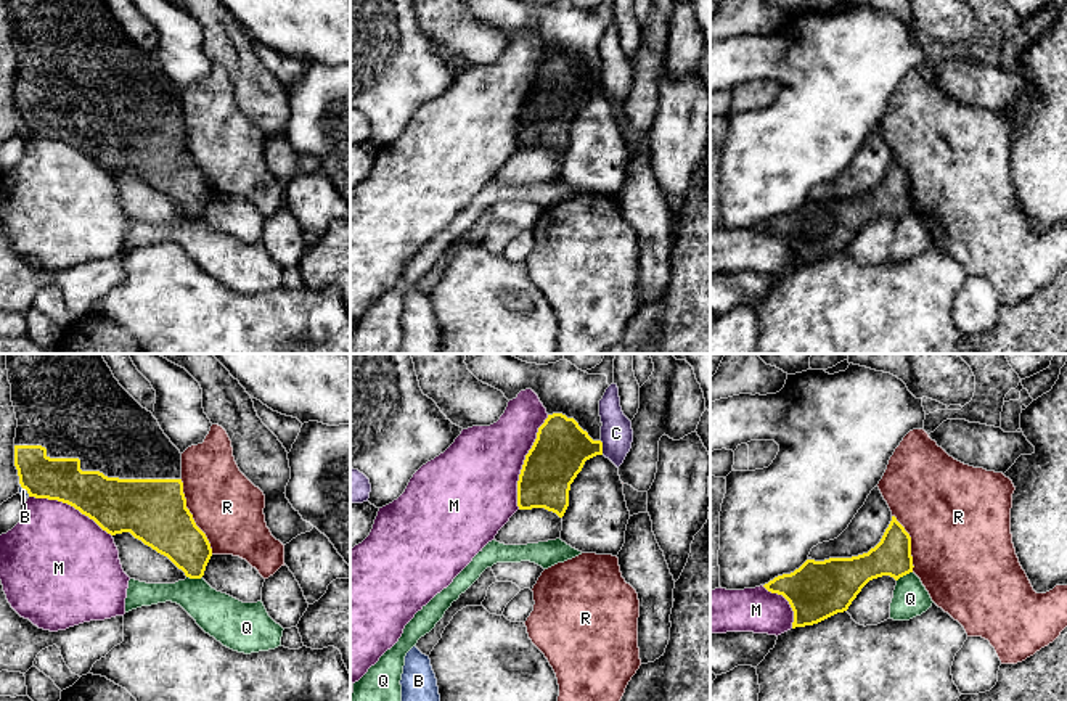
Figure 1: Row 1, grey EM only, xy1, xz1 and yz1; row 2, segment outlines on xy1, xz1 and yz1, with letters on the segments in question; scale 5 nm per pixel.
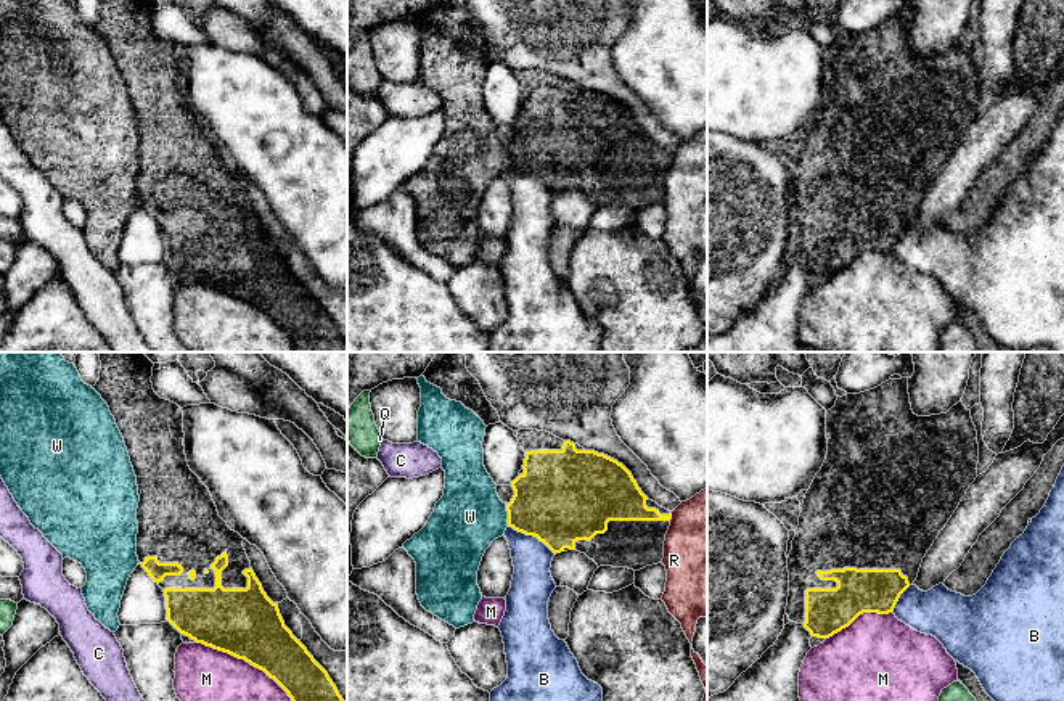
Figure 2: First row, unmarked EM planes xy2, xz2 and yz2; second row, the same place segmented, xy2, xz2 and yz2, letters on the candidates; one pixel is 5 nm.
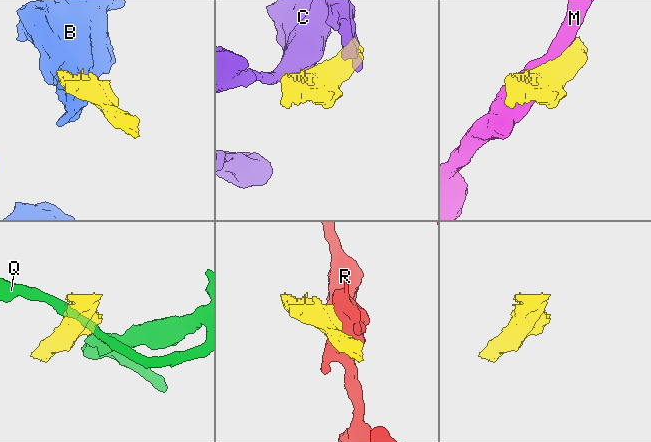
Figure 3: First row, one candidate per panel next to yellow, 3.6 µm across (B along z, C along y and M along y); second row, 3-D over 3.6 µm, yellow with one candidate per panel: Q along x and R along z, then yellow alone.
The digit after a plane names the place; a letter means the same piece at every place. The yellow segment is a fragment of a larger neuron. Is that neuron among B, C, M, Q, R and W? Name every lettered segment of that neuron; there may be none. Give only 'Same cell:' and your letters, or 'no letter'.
Same cell: no letter

